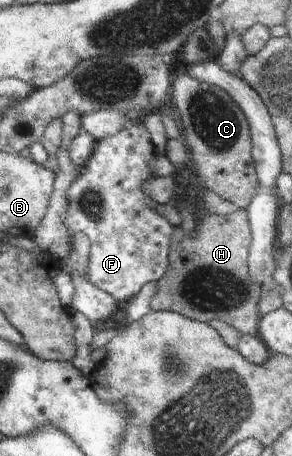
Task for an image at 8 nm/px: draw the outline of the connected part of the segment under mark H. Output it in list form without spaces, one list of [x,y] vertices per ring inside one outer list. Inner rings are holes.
[[[246,209],[226,215],[209,215],[203,219],[199,230],[185,236],[181,228],[175,228],[171,238],[168,271],[158,281],[158,293],[150,304],[155,311],[173,311],[193,320],[209,323],[222,320],[234,326],[242,335],[258,336],[260,310],[258,302],[263,288],[254,282],[248,271],[248,252],[252,241],[252,230]]]

